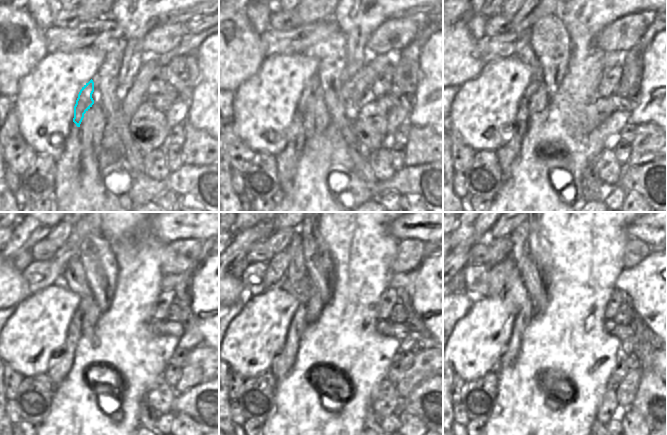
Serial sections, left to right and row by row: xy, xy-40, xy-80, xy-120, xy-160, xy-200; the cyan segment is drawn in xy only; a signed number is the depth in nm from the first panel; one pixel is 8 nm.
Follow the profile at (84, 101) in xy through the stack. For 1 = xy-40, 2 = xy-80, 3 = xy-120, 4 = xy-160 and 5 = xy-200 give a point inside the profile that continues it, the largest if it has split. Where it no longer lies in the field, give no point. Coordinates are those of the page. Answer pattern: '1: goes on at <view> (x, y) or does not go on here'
1: goes on at xy-40 (307, 97)
2: goes on at xy-80 (525, 54)
3: goes on at xy-120 (73, 277)
4: goes on at xy-160 (297, 275)
5: goes on at xy-200 (519, 237)

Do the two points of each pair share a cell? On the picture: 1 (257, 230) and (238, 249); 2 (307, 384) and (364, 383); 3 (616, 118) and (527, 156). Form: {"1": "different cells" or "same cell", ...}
{"1": "same cell", "2": "same cell", "3": "same cell"}

